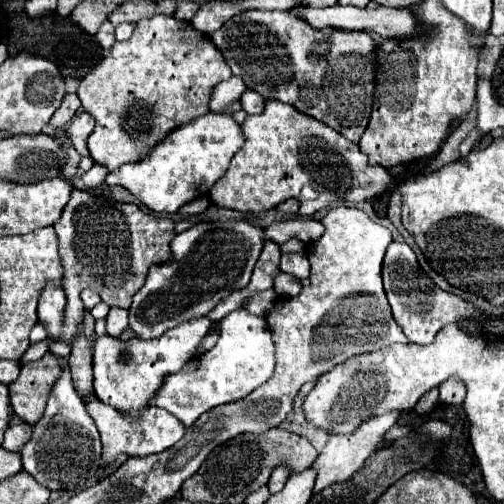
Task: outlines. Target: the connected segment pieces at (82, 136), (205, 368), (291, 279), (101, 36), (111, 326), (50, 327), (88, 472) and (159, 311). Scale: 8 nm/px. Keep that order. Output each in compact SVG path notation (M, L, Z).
M80 113L76 115L68 125L66 125L66 135L72 141L74 149L82 156L90 156L86 141L90 137L90 133L94 131L94 119L88 113Z
M238 309L220 321L218 343L204 355L190 359L182 371L170 375L160 387L158 395L152 399L152 405L170 411L186 427L190 427L202 413L210 411L212 407L244 399L256 387L264 385L272 377L274 367L274 341L266 319Z
M278 273L278 277L274 279L274 291L282 297L294 297L300 293L300 289L302 289L302 285L294 275Z
M106 21L106 23L102 23L102 27L98 29L98 33L94 37L96 37L96 41L100 43L102 49L110 49L112 43L114 43L114 27Z
M110 309L106 317L106 333L118 337L122 331L128 329L128 311L126 309Z
M46 283L38 301L38 323L46 327L48 337L52 341L62 341L60 335L64 327L64 309L66 309L64 289L54 283Z
M64 363L52 387L42 419L32 427L30 441L22 447L22 469L50 491L80 491L100 469L102 443L80 395L74 391L70 369Z
M248 221L196 223L178 233L170 243L170 259L154 263L148 271L146 283L134 295L128 309L130 329L140 339L154 339L180 323L206 317L220 301L220 291L242 291L250 283L262 245L262 229L250 225Z

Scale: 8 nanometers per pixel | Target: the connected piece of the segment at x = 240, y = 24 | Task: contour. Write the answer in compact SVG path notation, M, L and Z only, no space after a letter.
M242 11L224 23L218 31L210 33L210 39L230 65L232 75L240 75L248 89L258 91L264 99L278 99L282 103L294 105L298 111L330 125L348 141L360 141L372 111L376 47L376 43L364 31L324 33L312 29L304 19L298 19L288 11Z

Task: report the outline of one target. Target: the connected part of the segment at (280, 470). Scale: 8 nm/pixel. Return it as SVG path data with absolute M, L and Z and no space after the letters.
M286 465L276 467L276 469L272 471L272 475L270 475L270 481L268 481L270 493L278 493L278 491L284 487L284 483L286 483L288 477L290 477L290 469L288 469Z

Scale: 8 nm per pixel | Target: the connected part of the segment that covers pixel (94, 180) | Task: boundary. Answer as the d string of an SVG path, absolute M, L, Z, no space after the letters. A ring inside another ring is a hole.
M94 165L88 173L84 173L84 175L82 175L82 181L84 181L86 189L94 189L94 187L98 187L98 185L102 185L102 183L104 183L106 175L108 175L108 171L106 171L104 167Z

